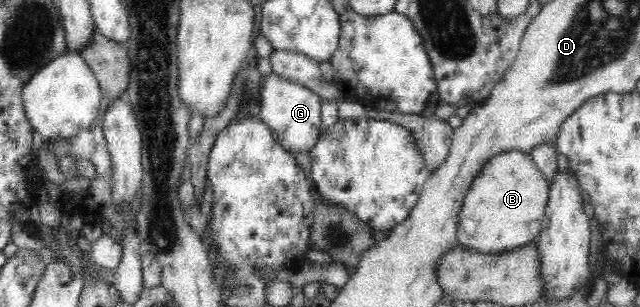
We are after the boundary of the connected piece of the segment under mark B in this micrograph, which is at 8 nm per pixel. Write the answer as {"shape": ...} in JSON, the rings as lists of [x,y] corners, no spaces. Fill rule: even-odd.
{"shape":[[[513,149],[496,154],[475,176],[463,200],[459,213],[459,224],[456,235],[458,244],[480,253],[508,253],[513,249],[532,243],[540,230],[548,203],[550,182],[533,163],[530,153]]]}

